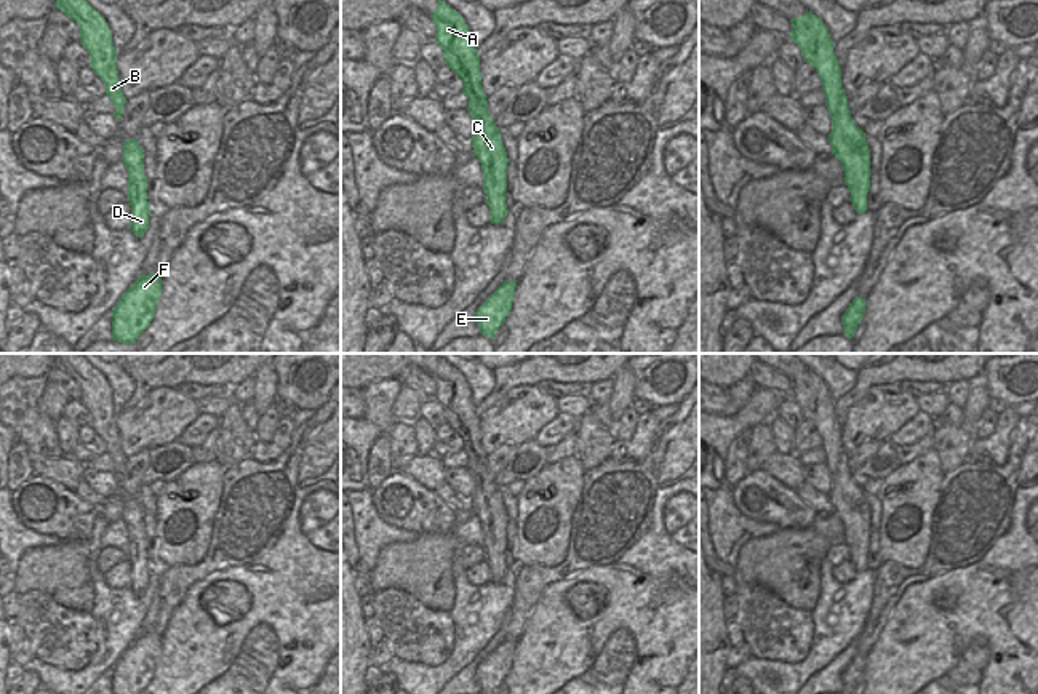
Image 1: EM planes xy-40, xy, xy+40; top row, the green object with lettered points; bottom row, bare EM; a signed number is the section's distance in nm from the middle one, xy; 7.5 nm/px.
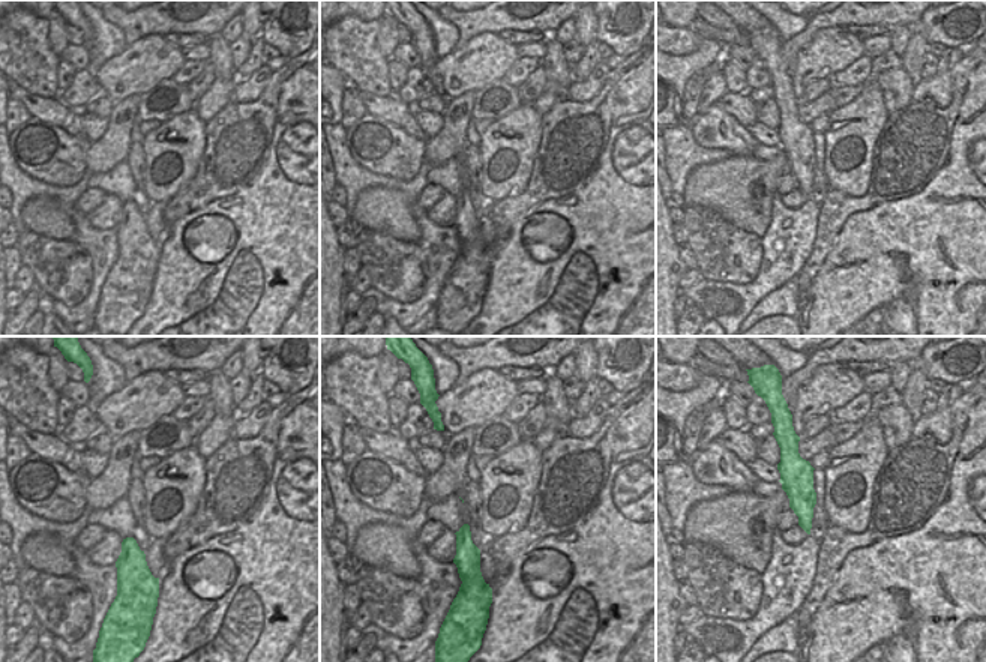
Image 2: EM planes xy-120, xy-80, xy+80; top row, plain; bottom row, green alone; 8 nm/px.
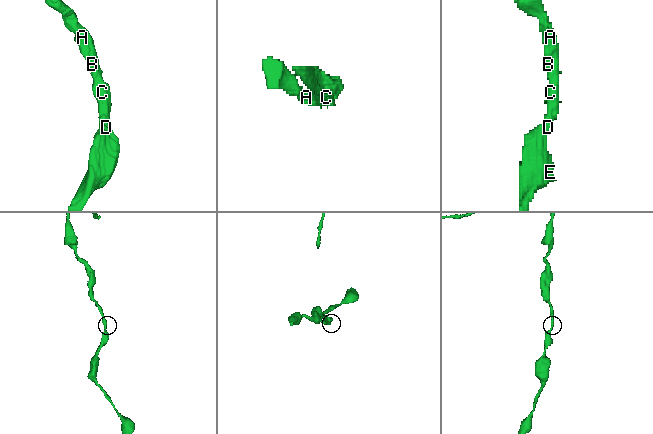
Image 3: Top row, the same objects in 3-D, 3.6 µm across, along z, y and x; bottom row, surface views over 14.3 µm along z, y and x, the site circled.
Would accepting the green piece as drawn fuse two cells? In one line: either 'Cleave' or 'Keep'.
Keep.

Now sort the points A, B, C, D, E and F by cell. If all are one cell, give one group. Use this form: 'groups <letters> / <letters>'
groups A B C D E F

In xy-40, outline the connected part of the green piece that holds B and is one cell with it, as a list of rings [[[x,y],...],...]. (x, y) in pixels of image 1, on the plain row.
[[[61,353],[54,365],[66,371],[67,376],[75,379],[80,385],[80,400],[83,406],[90,411],[90,425],[93,430],[104,440],[106,453],[110,456],[115,470],[114,475],[118,477],[123,473],[123,465],[126,456],[122,451],[122,443],[118,440],[118,429],[117,429],[117,409],[112,401],[112,390],[106,381],[106,377],[80,353]]]

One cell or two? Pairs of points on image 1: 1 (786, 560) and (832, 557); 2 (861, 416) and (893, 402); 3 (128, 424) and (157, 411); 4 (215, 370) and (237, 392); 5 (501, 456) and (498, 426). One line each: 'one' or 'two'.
1: two
2: one
3: one
4: two
5: two

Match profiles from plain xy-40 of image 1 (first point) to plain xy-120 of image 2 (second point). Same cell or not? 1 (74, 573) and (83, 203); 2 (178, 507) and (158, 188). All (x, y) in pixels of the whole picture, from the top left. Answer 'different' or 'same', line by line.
1: different
2: same

